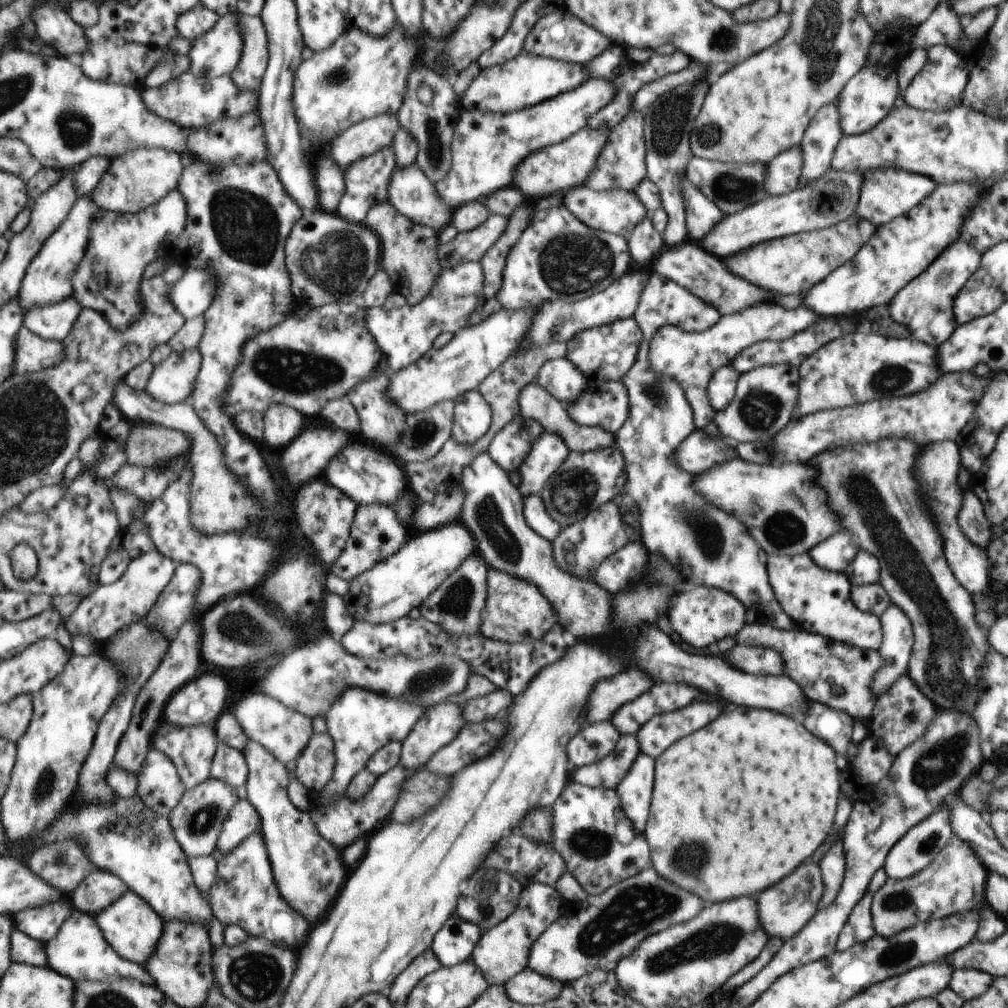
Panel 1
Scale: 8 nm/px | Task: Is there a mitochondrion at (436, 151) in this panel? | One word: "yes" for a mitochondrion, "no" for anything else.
yes

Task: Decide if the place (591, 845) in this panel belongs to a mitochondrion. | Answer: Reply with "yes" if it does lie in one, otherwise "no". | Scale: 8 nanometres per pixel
yes

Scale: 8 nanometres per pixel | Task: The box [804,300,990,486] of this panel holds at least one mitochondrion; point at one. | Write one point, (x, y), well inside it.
(884, 376)

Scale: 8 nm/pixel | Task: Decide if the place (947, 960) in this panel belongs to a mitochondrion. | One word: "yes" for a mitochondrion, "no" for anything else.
no

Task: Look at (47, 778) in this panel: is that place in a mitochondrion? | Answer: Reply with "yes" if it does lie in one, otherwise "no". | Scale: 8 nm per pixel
yes

